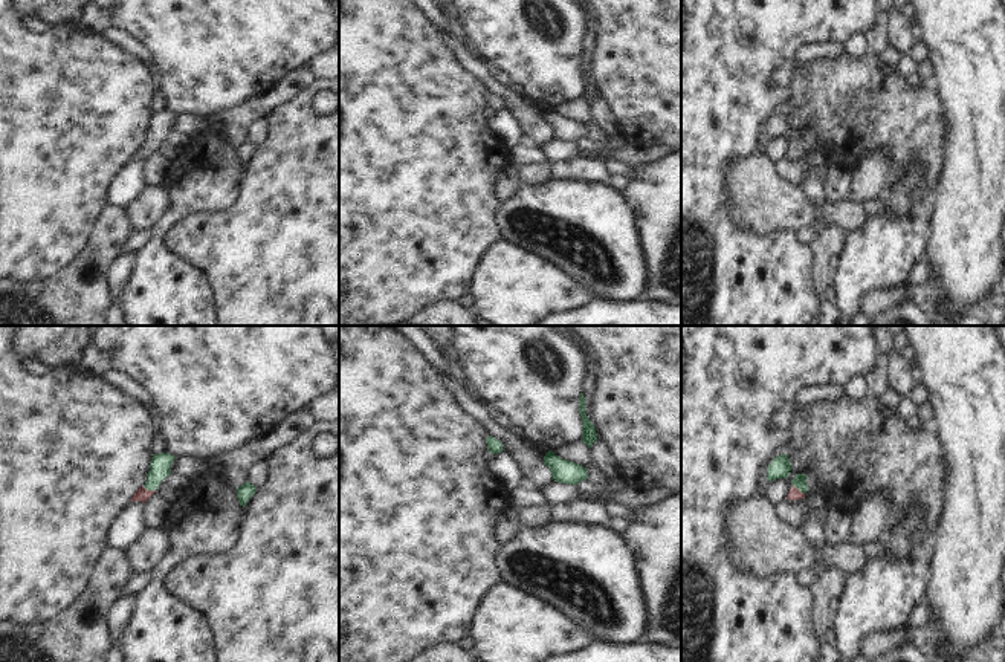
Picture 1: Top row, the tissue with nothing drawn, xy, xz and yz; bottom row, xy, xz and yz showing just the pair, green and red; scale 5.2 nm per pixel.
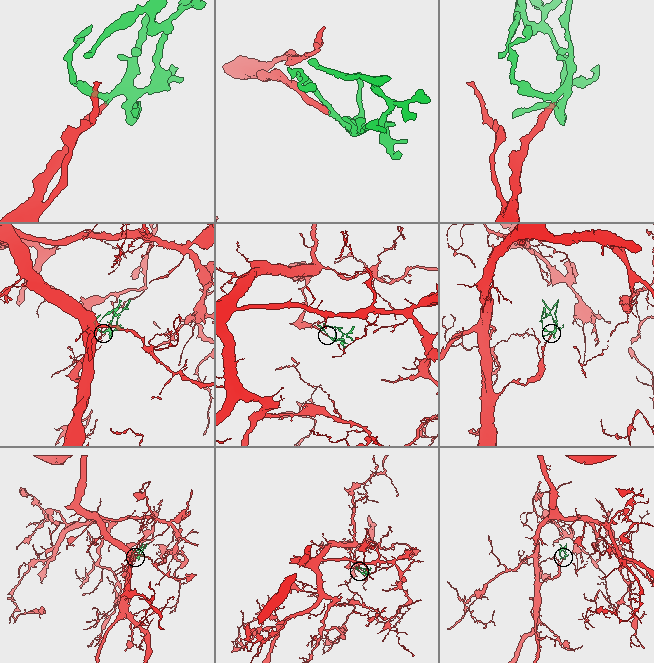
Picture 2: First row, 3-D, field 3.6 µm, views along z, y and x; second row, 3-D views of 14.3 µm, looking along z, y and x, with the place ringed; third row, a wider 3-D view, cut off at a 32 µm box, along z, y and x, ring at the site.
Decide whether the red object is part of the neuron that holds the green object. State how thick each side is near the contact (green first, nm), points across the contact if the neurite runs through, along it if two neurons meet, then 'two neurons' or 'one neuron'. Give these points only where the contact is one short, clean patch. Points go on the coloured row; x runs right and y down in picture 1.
calibres 70 and 60 nm; way yz (799, 482), (798, 488), (794, 494); one neuron

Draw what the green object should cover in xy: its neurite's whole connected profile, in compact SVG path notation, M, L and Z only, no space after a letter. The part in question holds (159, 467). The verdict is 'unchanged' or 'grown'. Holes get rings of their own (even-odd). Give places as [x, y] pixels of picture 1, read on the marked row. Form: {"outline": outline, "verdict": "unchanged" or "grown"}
{"outline": "M168 453L153 454L147 482L133 494L130 501L145 503L156 492L160 482L171 474L170 466L174 459L176 457Z", "verdict": "grown"}

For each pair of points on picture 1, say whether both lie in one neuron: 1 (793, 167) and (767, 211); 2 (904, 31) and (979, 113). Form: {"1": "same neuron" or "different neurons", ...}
{"1": "different neurons", "2": "different neurons"}

